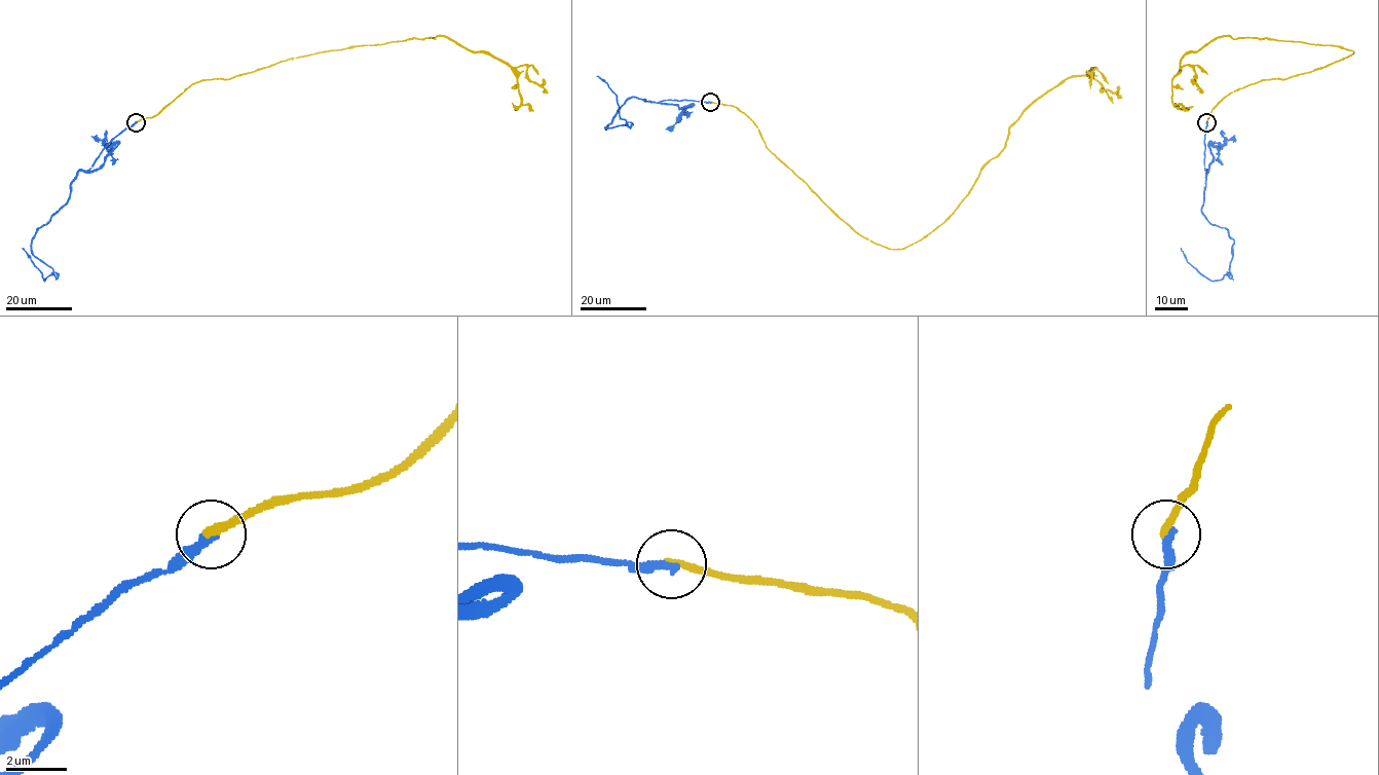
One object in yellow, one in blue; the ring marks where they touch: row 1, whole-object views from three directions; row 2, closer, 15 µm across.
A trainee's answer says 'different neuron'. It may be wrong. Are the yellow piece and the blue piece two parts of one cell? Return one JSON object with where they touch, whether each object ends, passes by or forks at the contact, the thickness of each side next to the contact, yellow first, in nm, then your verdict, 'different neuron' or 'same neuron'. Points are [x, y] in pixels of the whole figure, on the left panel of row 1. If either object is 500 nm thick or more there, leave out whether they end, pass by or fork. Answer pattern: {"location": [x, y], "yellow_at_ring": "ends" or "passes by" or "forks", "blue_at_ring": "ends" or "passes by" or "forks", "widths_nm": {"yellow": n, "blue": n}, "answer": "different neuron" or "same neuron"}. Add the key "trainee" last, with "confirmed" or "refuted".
{"location": [136, 122], "yellow_at_ring": "ends", "blue_at_ring": "ends", "widths_nm": {"yellow": 260, "blue": 320}, "answer": "different neuron", "trainee": "confirmed"}

